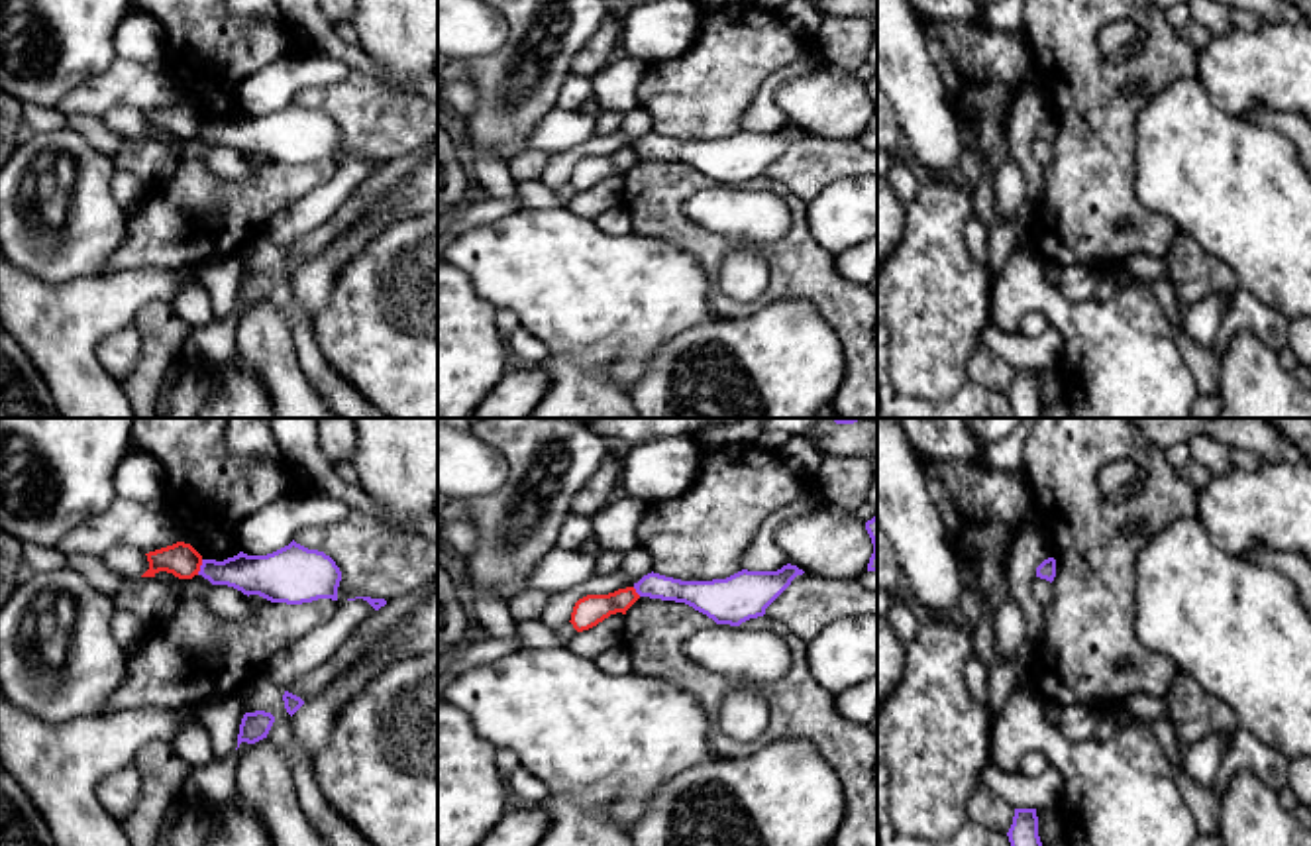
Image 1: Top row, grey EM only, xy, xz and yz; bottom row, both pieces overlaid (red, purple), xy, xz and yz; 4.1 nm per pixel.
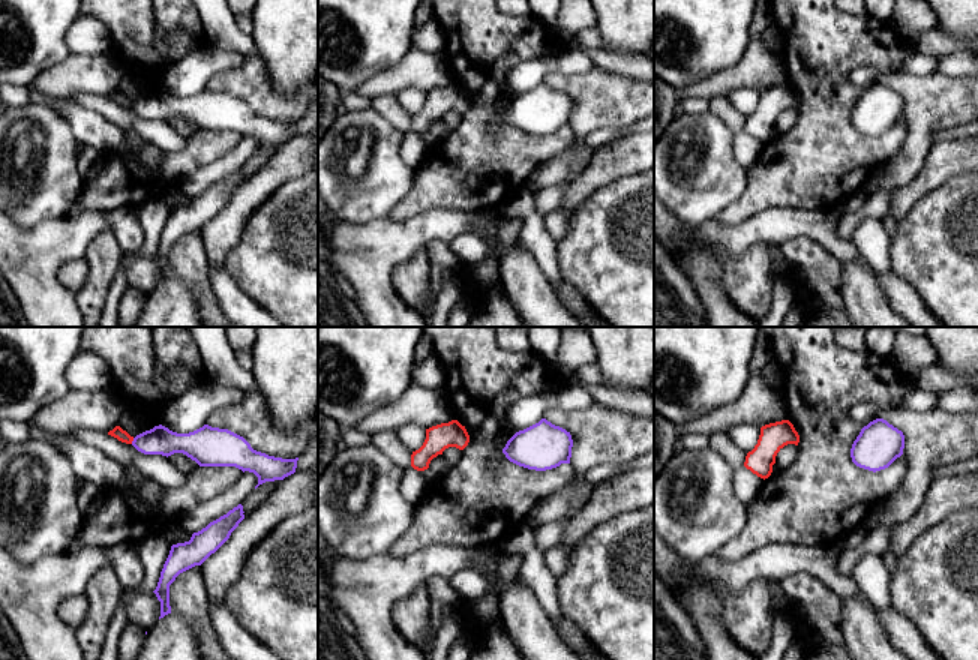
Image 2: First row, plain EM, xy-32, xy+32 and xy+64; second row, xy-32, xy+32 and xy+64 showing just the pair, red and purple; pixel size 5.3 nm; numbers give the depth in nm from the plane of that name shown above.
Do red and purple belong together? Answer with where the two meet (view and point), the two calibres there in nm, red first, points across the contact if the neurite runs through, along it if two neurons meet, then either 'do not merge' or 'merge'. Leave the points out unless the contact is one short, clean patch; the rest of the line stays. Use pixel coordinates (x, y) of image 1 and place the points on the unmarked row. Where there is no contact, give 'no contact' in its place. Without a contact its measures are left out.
meets red in xy at (199, 128); 140 nm thick on the red side, 160 nm on the other; border along xy (203, 120), (197, 134); do not merge

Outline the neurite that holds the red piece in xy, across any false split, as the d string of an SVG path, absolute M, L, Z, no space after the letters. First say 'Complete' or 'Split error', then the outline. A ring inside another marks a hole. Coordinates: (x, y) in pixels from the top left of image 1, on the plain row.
Complete. M184 102L145 114L149 130L141 137L155 137L159 132L173 133L179 139L192 139L198 135L202 116Z

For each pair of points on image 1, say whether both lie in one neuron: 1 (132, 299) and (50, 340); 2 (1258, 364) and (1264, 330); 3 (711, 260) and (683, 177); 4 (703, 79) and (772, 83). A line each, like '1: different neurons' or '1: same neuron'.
1: same neuron
2: different neurons
3: same neuron
4: different neurons

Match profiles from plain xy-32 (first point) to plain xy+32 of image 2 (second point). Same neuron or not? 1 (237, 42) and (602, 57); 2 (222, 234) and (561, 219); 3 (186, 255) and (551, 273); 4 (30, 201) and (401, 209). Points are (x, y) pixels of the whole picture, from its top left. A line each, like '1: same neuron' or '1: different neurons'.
1: same neuron
2: same neuron
3: different neurons
4: different neurons

